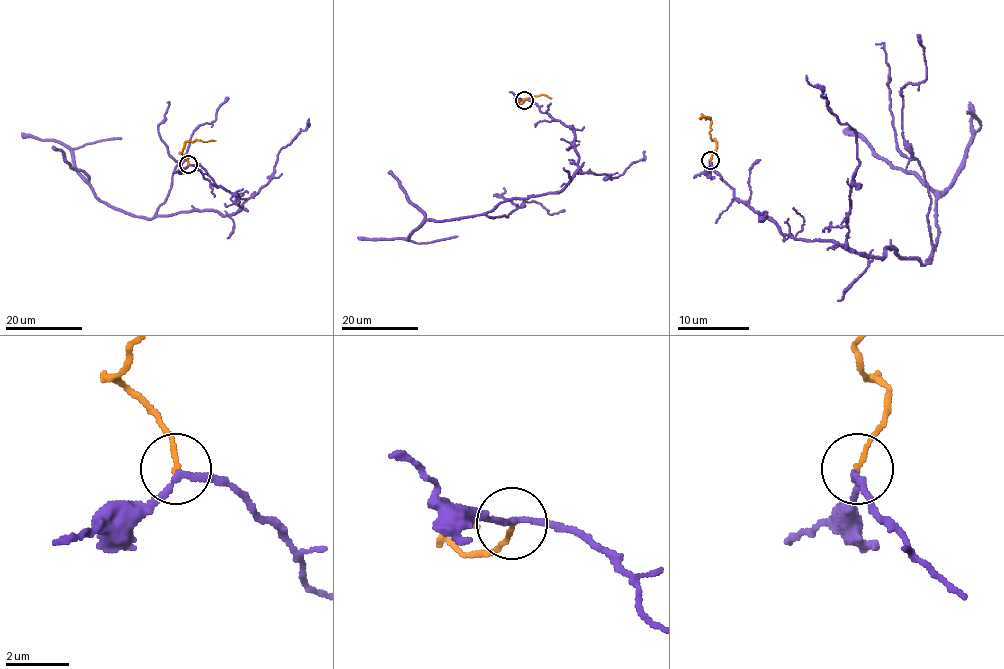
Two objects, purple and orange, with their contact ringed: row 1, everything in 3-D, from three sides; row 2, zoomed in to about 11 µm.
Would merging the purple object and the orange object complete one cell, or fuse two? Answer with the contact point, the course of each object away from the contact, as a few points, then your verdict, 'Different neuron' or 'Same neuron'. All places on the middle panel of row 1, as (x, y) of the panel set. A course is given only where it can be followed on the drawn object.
Place: (524, 100). Course of purple: (524, 100), (575, 134), (579, 168), (559, 191), (512, 198), (483, 213), (426, 220), (409, 240), (457, 236). Course of orange: (524, 100), (521, 103), (517, 101), (539, 95), (551, 98). Different neuron

